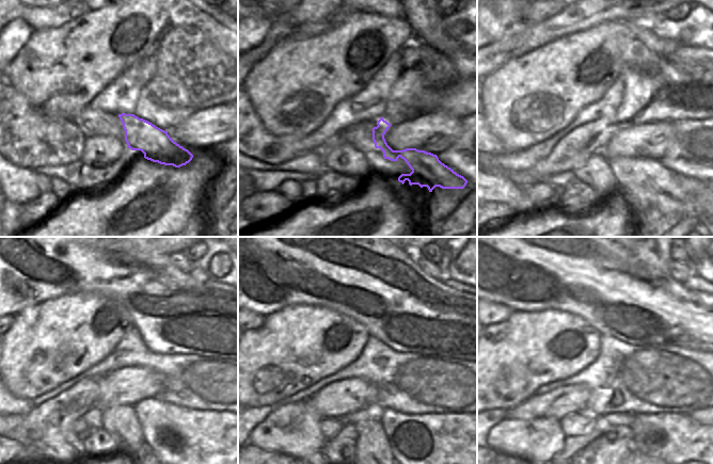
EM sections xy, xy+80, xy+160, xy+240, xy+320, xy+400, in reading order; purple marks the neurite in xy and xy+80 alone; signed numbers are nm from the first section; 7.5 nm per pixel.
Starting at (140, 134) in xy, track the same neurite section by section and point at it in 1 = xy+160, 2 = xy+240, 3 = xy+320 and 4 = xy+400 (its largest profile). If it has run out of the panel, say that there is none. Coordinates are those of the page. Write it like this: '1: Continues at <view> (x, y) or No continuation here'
1: Continues at xy+160 (687, 195)
2: Continues at xy+240 (216, 437)
3: Continues at xy+320 (455, 437)
4: Continues at xy+400 (691, 442)

